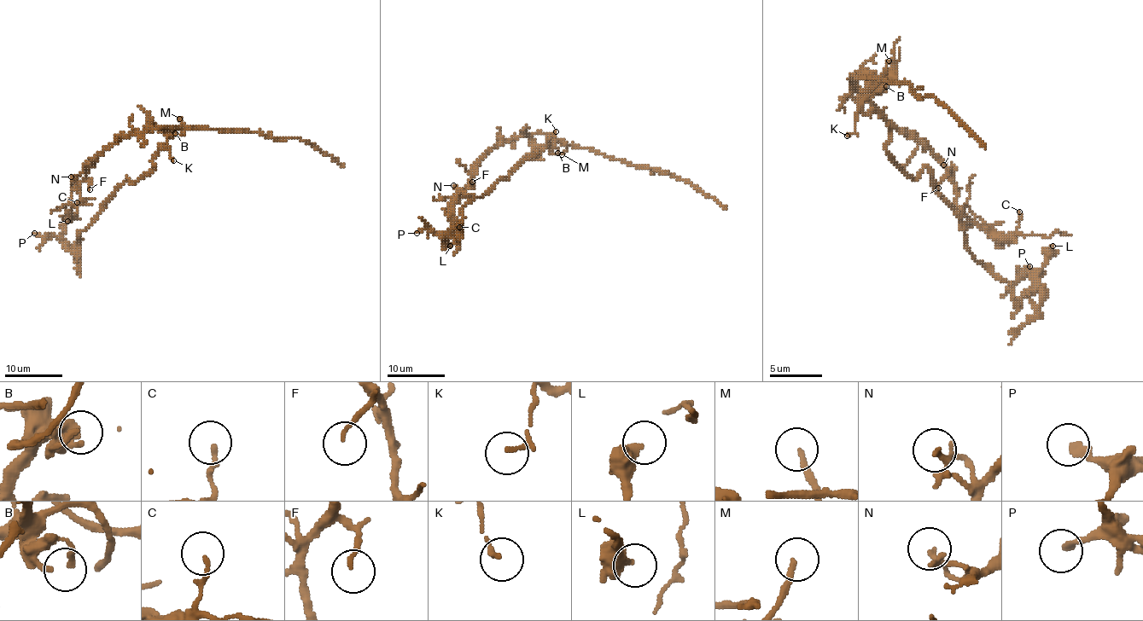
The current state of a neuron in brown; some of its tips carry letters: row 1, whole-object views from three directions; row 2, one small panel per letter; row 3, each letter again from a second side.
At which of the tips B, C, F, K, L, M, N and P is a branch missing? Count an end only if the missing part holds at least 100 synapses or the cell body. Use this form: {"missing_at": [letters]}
{"missing_at": ["M"]}

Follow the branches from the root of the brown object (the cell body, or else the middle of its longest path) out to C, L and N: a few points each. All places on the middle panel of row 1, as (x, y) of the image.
C: (549, 140), (539, 146), (526, 134), (495, 146), (481, 160), (476, 173), (453, 205), (453, 219), (459, 227)
L: (549, 140), (539, 154), (527, 157), (462, 210), (462, 223), (446, 234), (450, 246)
N: (549, 140), (539, 146), (527, 134), (508, 138), (481, 160), (476, 173), (463, 189), (453, 185)

